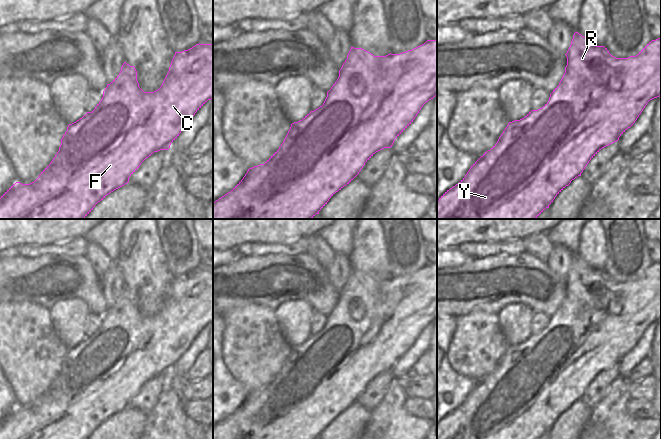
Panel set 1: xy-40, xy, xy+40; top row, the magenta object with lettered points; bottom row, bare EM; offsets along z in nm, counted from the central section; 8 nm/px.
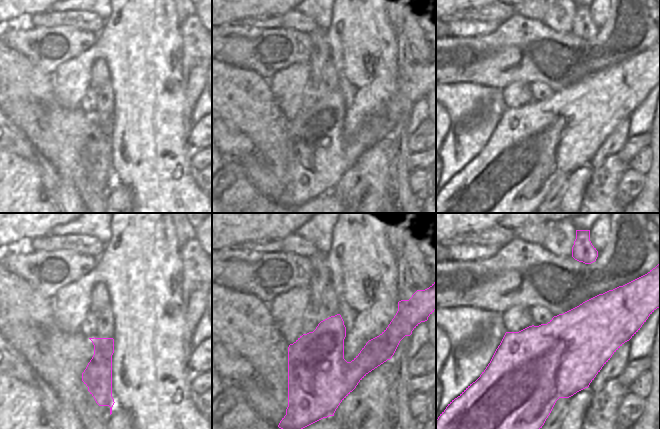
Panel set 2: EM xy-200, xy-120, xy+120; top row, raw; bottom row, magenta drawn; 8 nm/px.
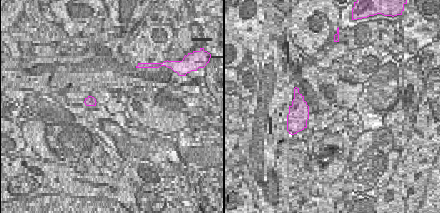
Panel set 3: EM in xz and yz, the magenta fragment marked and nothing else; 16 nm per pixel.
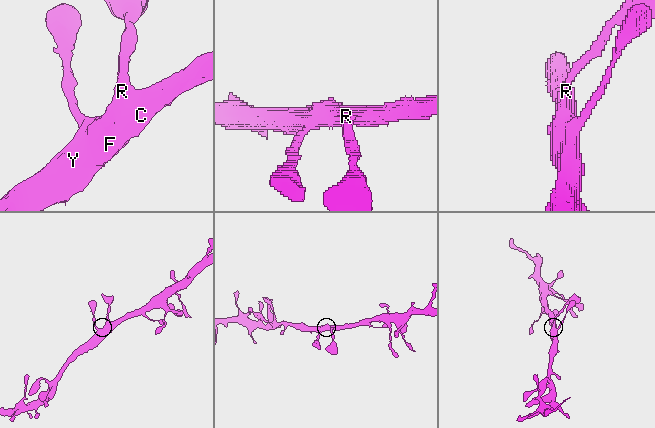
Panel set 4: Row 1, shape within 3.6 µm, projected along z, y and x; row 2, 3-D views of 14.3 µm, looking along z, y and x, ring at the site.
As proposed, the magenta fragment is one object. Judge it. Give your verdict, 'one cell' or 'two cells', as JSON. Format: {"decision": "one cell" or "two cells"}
{"decision": "one cell"}

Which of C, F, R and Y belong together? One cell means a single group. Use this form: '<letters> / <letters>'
C F R Y

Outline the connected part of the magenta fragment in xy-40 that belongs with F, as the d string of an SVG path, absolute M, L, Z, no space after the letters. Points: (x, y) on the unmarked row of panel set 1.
M196 268L188 274L175 276L169 295L161 309L154 316L144 316L137 305L137 295L134 290L123 287L119 299L103 315L103 321L92 336L87 336L76 346L69 348L67 355L61 363L59 375L51 387L41 396L39 401L30 408L16 406L0 422L0 439L87 439L95 429L114 414L129 406L129 401L139 392L141 387L154 376L168 374L171 367L179 360L181 355L189 348L195 337L213 322L213 268Z

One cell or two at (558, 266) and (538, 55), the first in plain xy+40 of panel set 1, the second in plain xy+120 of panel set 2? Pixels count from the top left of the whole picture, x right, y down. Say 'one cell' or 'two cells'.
two cells

